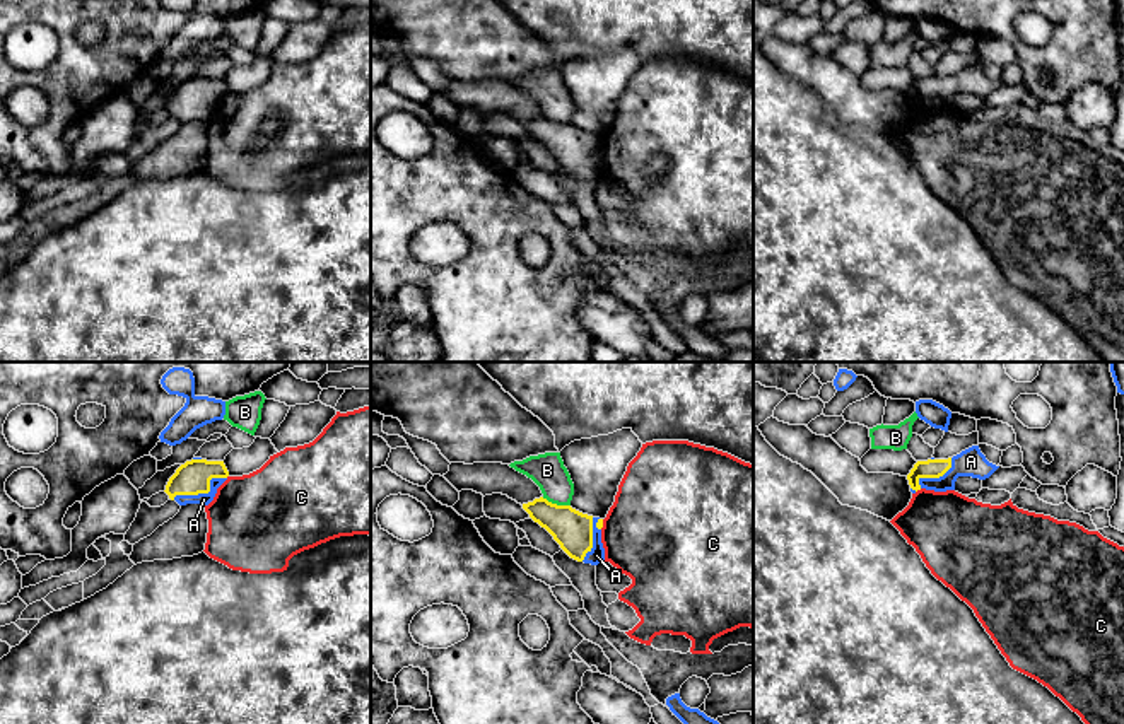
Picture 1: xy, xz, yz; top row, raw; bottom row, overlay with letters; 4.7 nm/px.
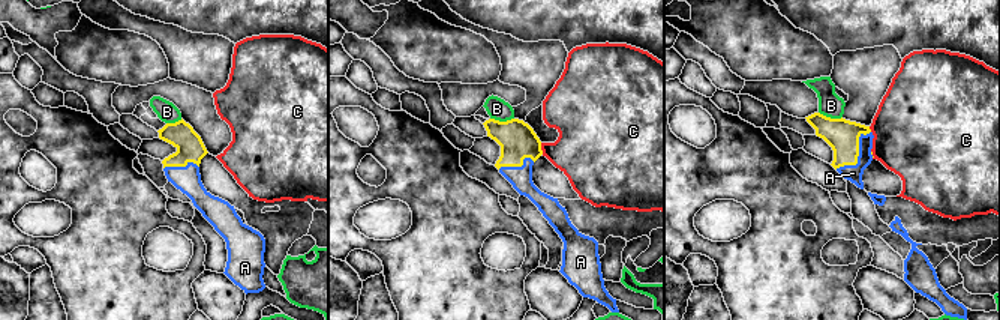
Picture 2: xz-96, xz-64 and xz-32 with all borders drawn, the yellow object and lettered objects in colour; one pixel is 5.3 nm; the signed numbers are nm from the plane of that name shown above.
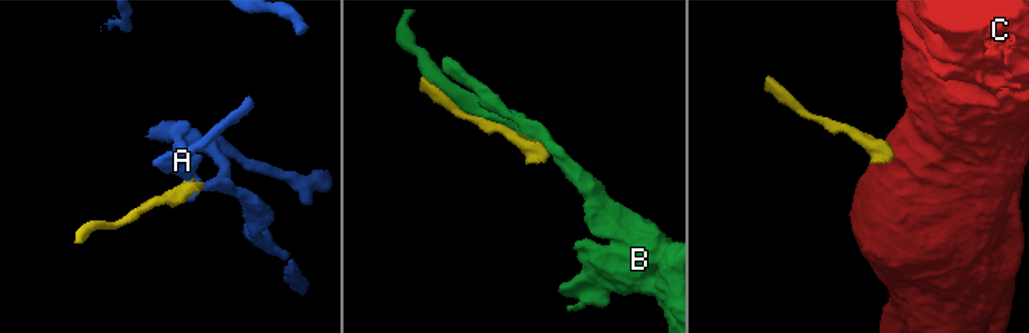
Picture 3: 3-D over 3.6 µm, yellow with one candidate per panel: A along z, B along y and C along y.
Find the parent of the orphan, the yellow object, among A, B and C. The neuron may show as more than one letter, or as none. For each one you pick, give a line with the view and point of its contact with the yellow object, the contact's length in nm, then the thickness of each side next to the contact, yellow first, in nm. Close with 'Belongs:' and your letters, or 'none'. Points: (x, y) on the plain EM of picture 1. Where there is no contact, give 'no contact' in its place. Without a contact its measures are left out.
A: meets yellow in xy at (204, 110); contact 280 nm long; 160 nm thick on the yellow side, 60 nm on the other
Belongs: A

